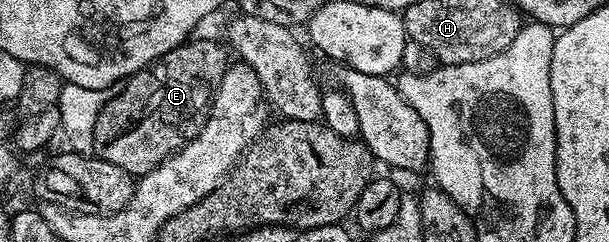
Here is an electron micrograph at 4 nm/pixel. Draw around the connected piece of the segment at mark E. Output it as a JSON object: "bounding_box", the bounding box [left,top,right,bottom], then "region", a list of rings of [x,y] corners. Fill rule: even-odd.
{"bounding_box":[92,38,230,178],"region":[[[214,38],[189,39],[123,81],[114,99],[98,114],[92,152],[139,178],[194,139],[208,121],[212,98],[230,67],[229,49],[223,46]],[[202,48],[210,52],[202,54]]]}

